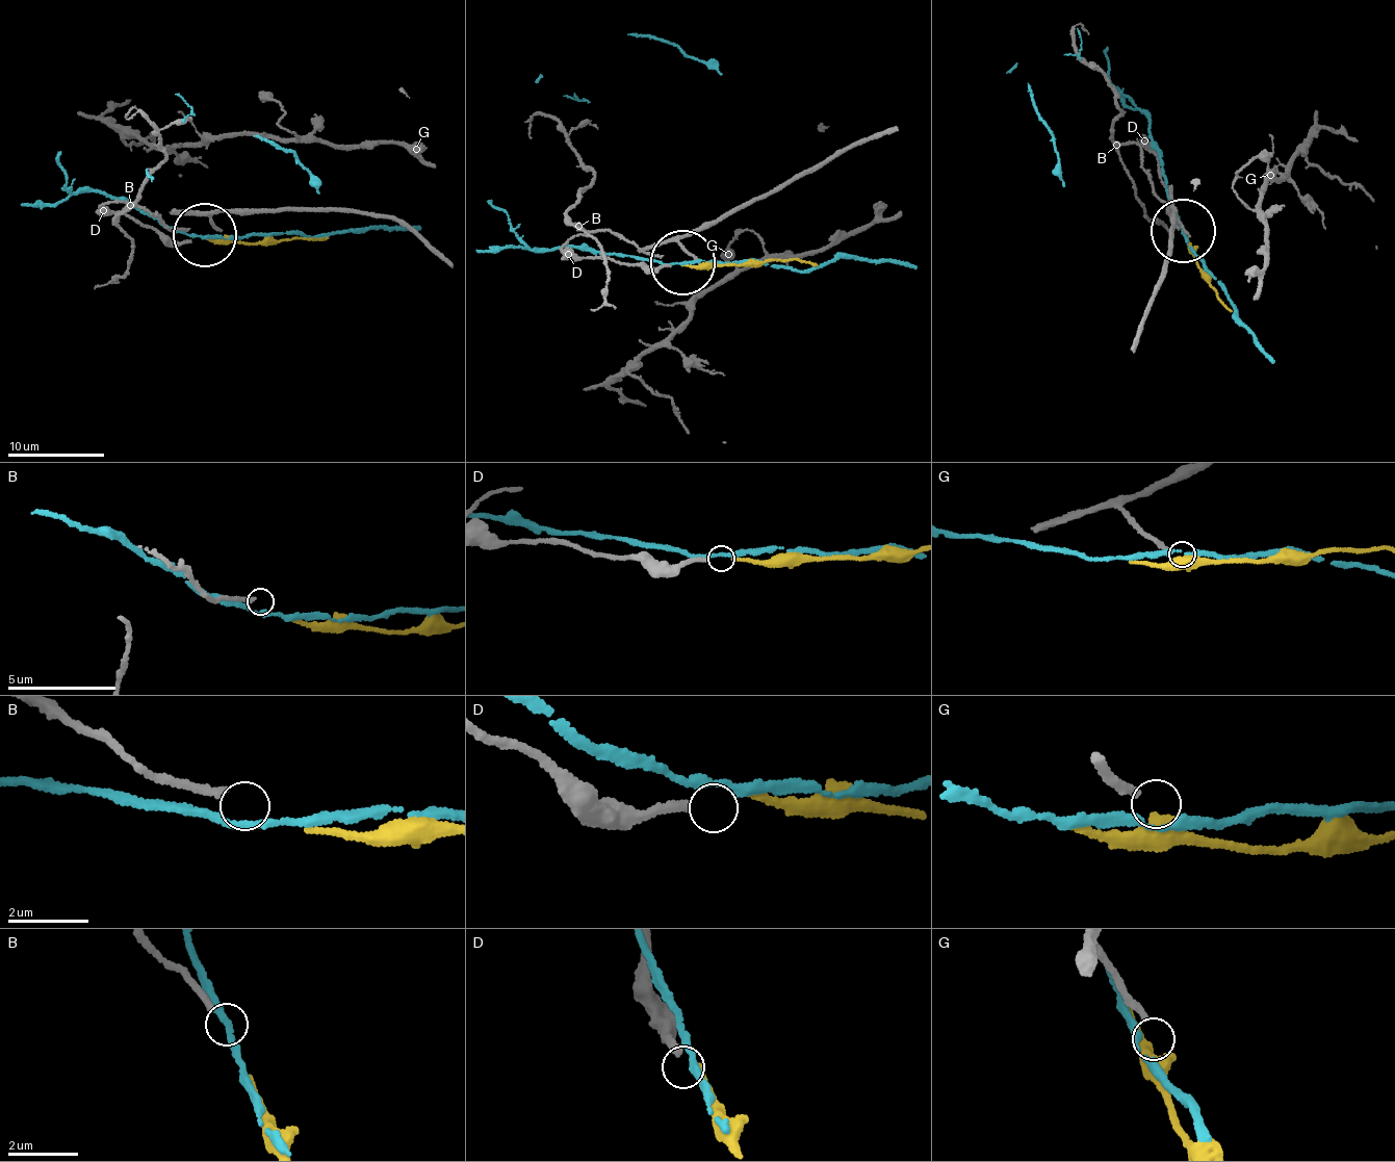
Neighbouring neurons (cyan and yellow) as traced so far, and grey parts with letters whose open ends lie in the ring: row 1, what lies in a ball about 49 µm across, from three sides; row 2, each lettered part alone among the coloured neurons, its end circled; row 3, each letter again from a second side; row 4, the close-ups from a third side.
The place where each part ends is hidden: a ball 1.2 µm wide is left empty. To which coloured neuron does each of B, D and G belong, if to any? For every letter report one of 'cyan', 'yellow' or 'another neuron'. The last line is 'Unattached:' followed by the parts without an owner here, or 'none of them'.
B: another neuron
D: another neuron
G: another neuron
Unattached: B, D, G

